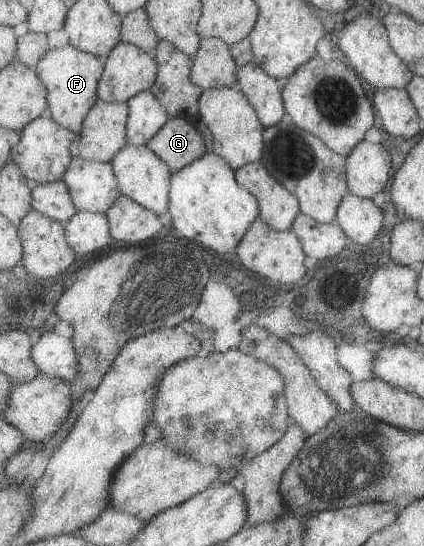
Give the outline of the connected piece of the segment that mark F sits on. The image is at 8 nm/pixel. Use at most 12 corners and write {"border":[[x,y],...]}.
{"border":[[69,42],[35,68],[51,117],[80,134],[106,62]]}

